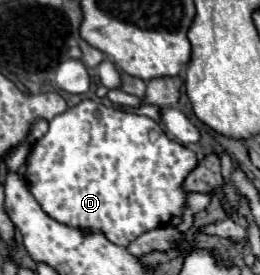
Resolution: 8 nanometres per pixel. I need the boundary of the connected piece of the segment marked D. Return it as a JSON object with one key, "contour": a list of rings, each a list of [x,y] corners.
{"contour":[[[83,100],[75,108],[55,116],[49,122],[49,132],[33,144],[25,180],[39,206],[53,220],[87,234],[105,234],[117,246],[129,246],[141,234],[163,228],[171,218],[181,216],[187,194],[181,182],[195,166],[197,154],[171,140],[159,122],[133,112],[107,108],[101,102]]]}

